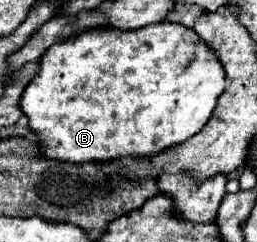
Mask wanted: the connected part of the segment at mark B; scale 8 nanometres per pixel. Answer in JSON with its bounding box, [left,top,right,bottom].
[19,21,223,163]

